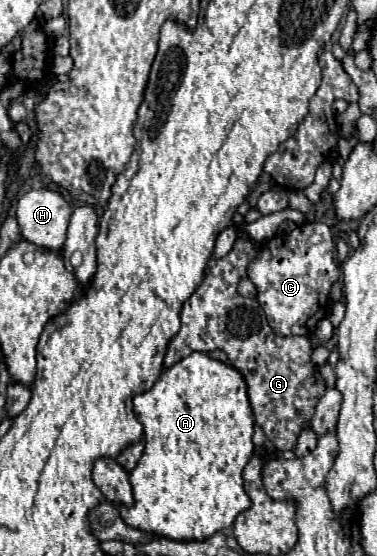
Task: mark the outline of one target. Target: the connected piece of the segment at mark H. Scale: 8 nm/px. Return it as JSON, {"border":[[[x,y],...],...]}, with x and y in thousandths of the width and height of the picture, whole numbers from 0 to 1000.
{"border":[[[127,338],[80,342],[74,349],[64,349],[53,356],[48,374],[42,374],[42,392],[48,392],[53,414],[58,414],[58,428],[69,428],[74,435],[90,435],[95,442],[127,446],[127,450],[164,450],[186,385],[191,385],[191,374],[186,374],[180,360],[159,345],[127,342]]]}

